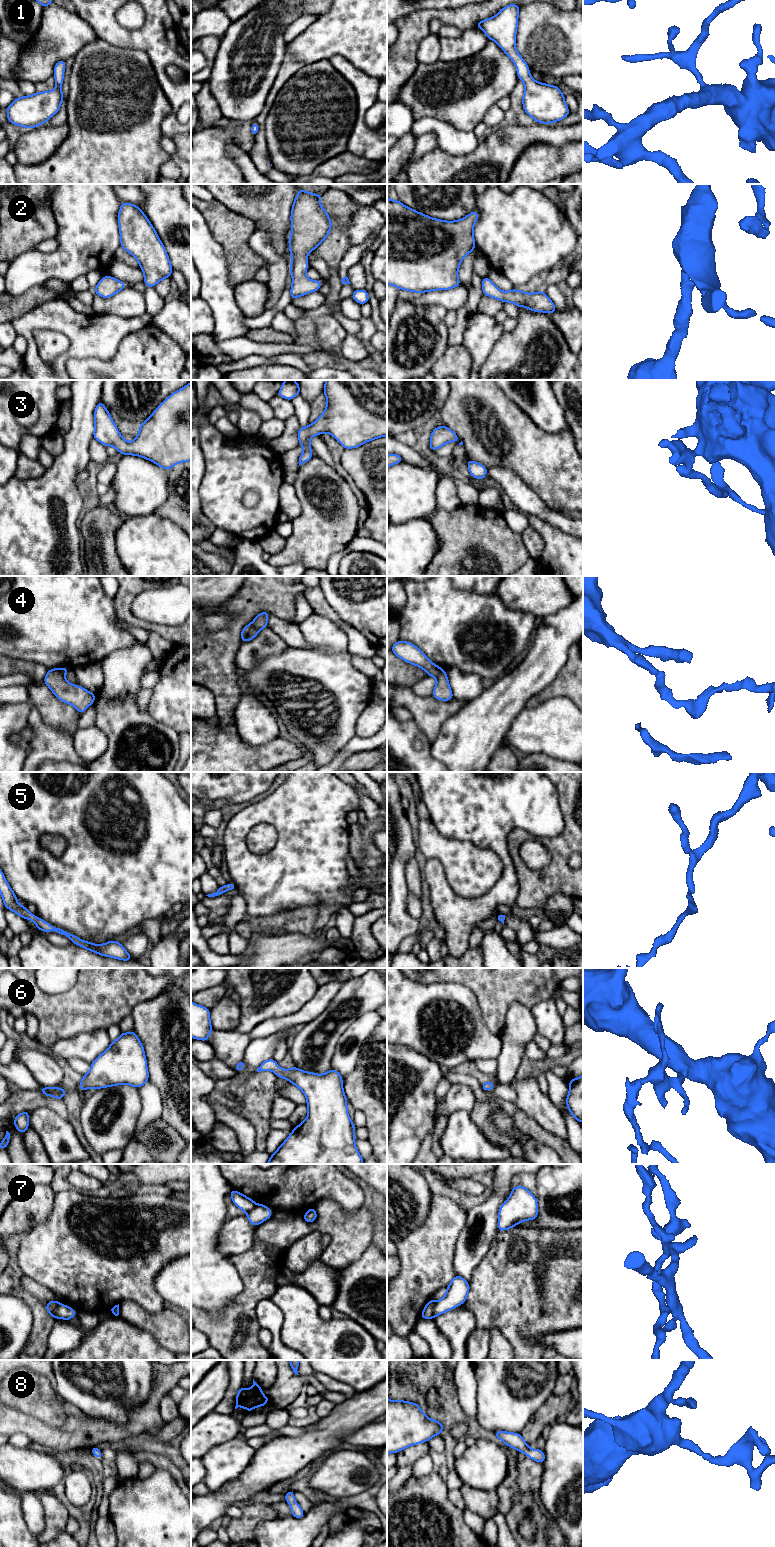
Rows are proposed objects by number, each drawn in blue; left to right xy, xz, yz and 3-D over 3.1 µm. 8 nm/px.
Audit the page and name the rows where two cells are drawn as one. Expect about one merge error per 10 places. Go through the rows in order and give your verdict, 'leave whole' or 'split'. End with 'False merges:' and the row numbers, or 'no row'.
1: leave whole
2: leave whole
3: leave whole
4: split
5: leave whole
6: leave whole
7: split
8: leave whole
False merges: 4, 7

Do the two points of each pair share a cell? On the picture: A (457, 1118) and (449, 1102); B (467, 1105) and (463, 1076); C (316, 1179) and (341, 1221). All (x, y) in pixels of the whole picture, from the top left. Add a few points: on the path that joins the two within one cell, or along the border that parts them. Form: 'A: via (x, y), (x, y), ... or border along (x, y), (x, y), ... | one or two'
A: border along (469, 1112), (454, 1110), (448, 1117) | two
B: border along (452, 1083), (466, 1084), (471, 1089), (476, 1101) | two
C: border along (312, 1206), (322, 1199), (332, 1199), (347, 1213) | two

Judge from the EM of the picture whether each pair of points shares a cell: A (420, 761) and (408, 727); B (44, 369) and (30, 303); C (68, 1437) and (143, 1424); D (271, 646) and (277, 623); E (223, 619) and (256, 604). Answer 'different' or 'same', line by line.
A: same
B: different
C: same
D: different
E: different

